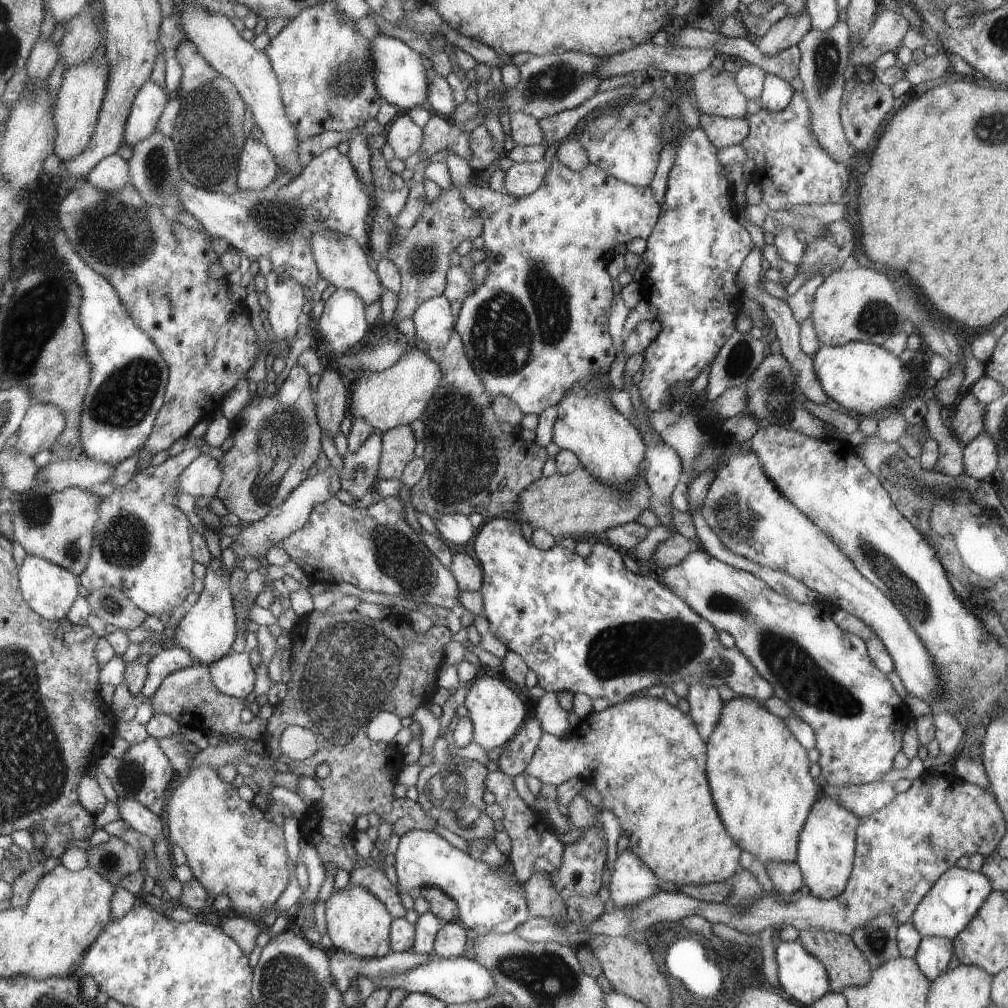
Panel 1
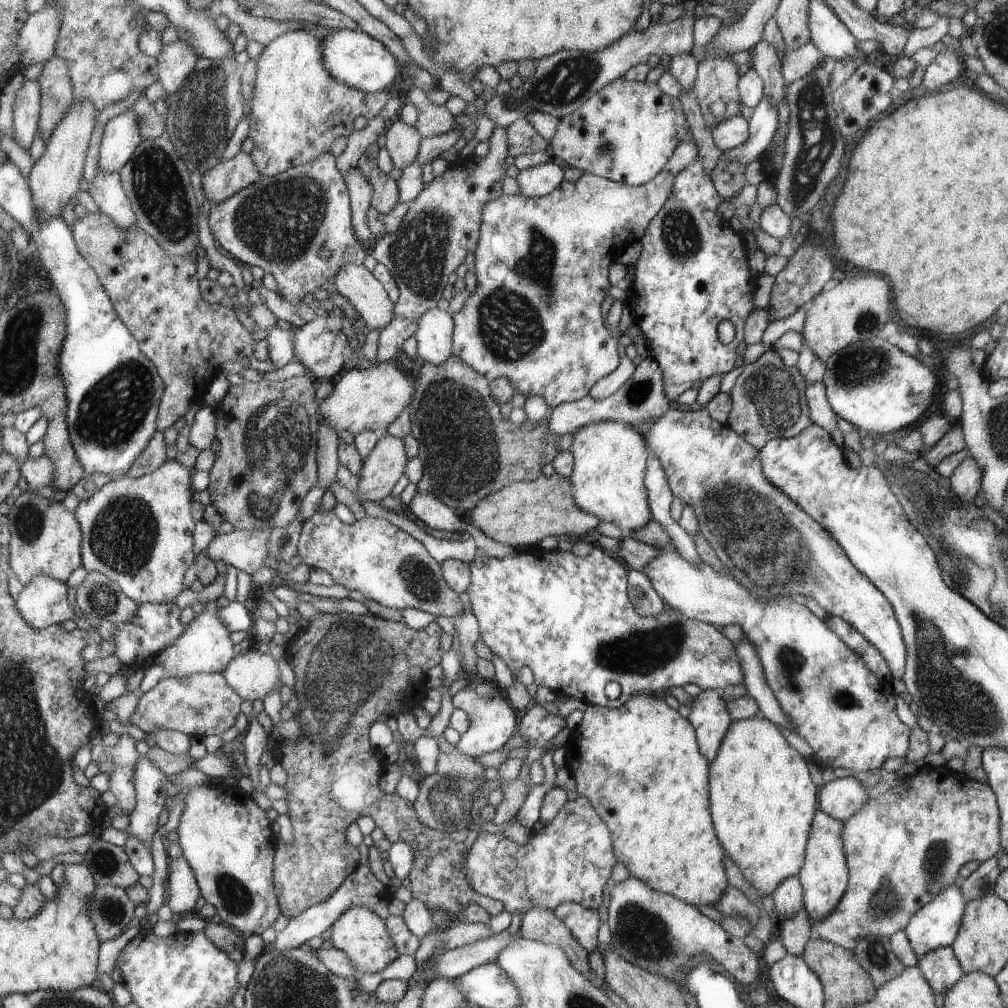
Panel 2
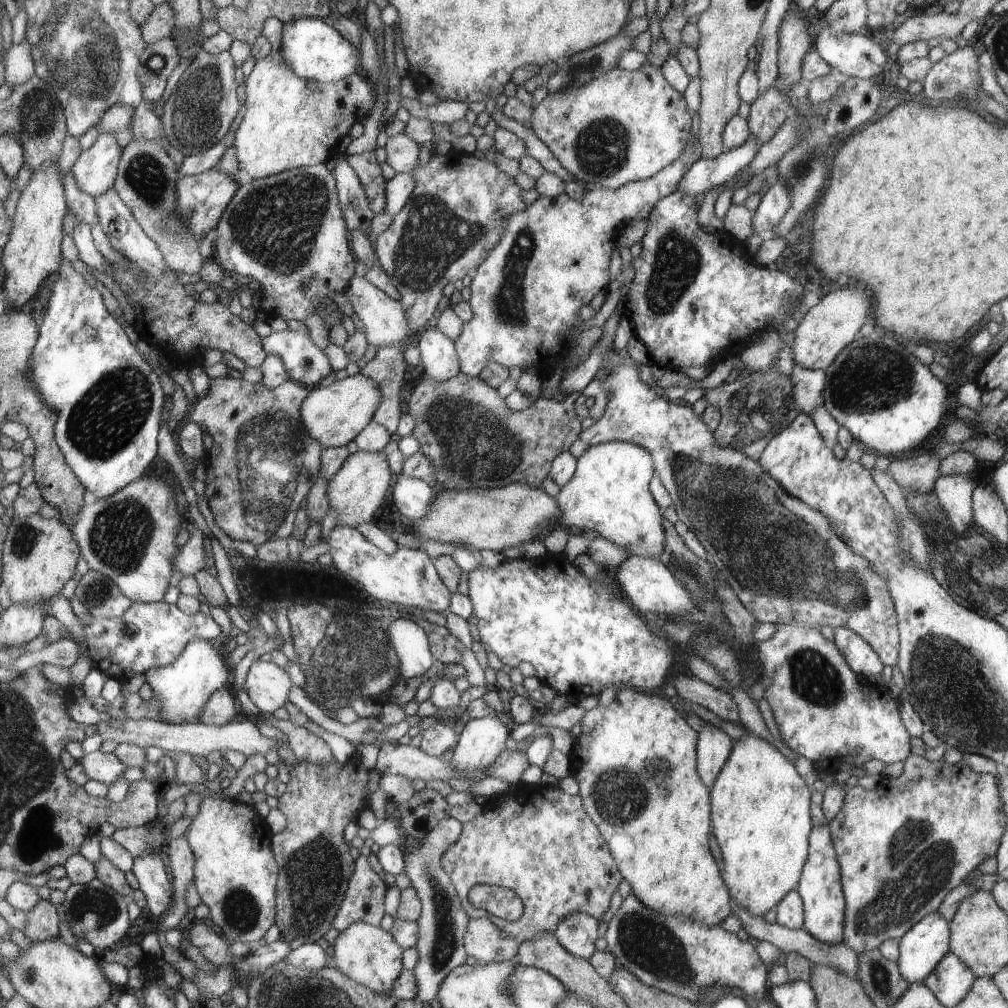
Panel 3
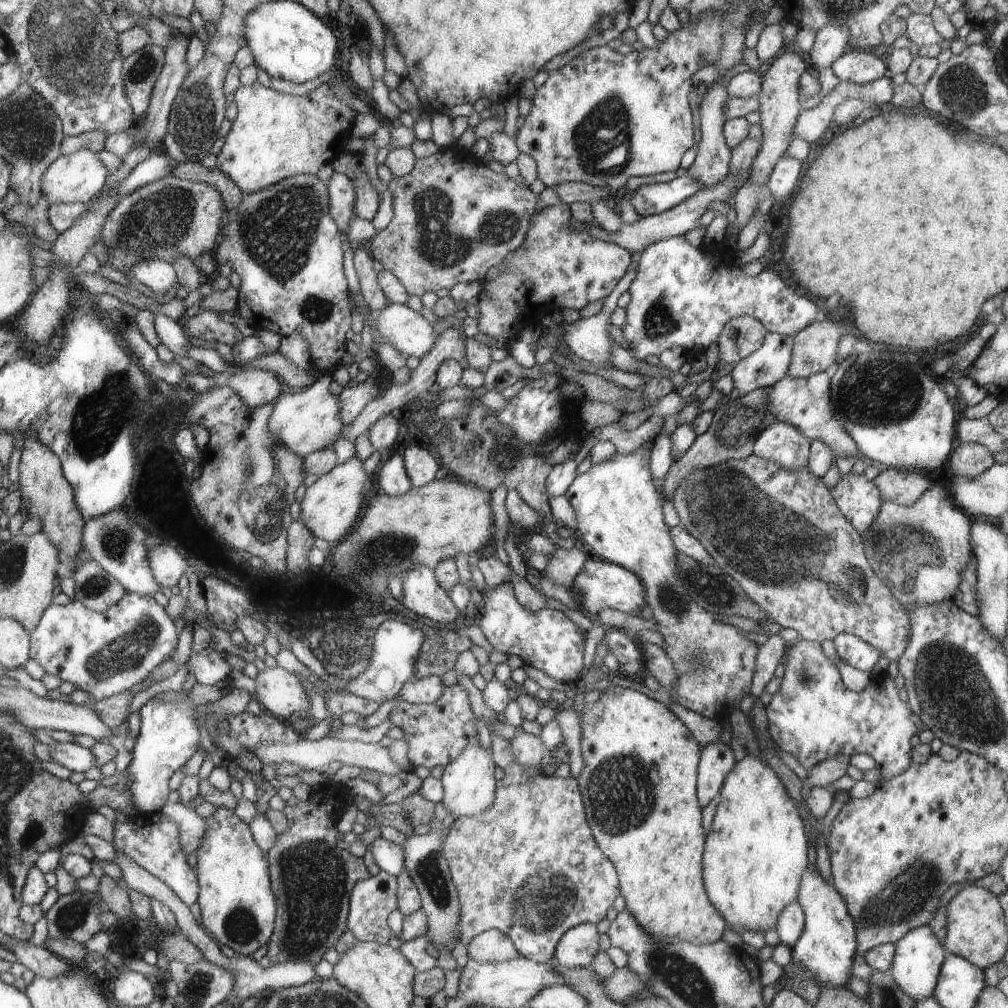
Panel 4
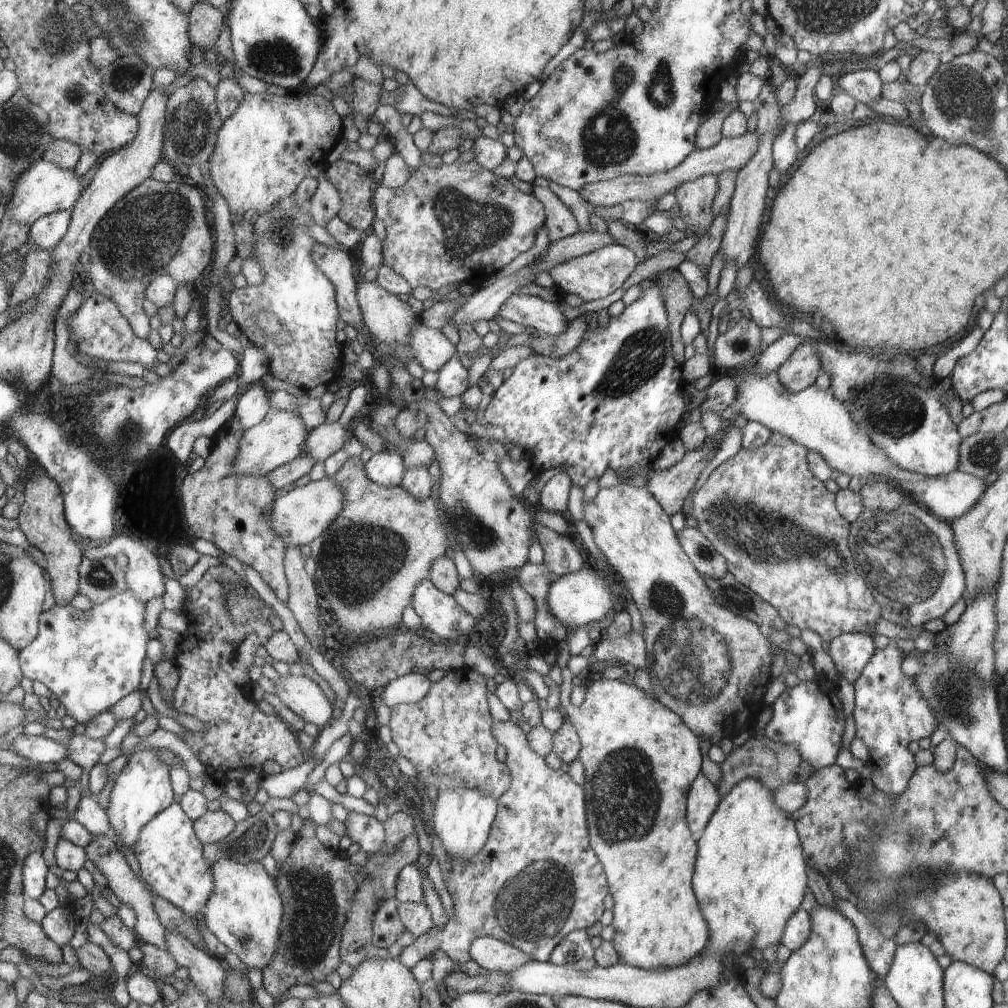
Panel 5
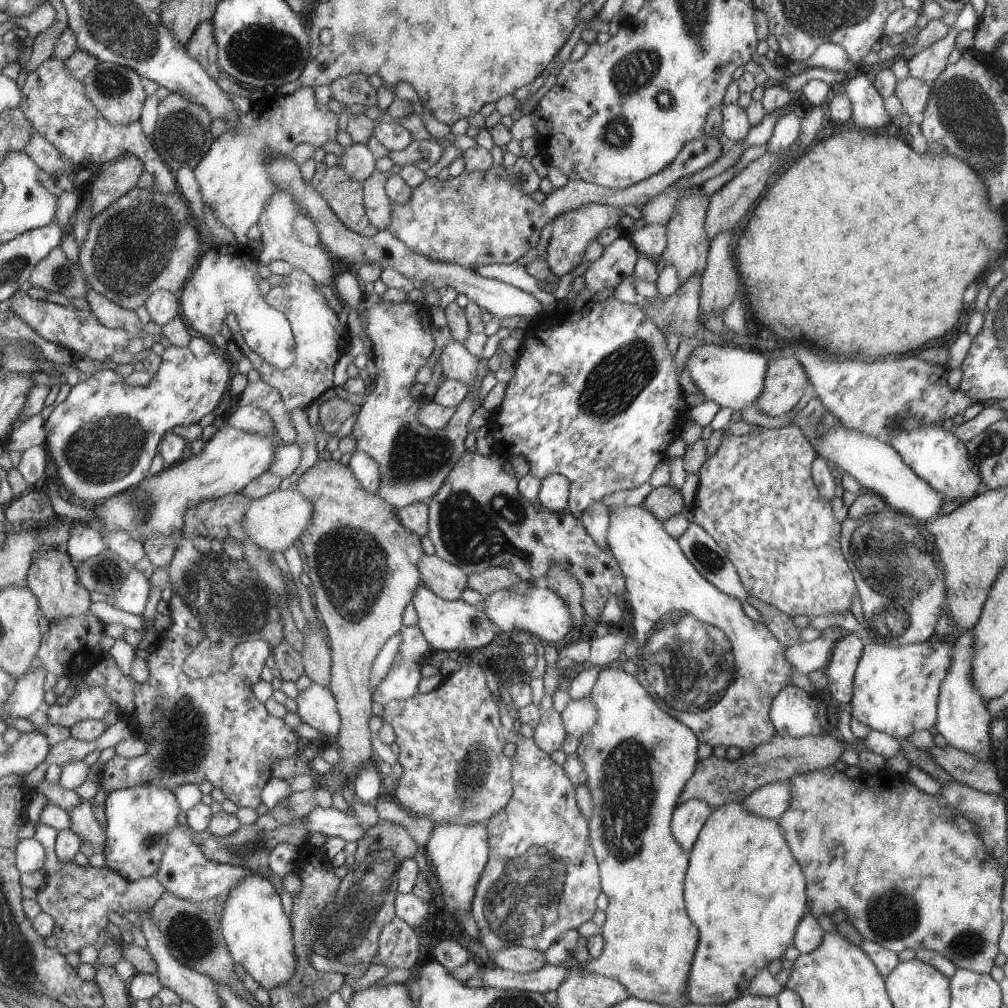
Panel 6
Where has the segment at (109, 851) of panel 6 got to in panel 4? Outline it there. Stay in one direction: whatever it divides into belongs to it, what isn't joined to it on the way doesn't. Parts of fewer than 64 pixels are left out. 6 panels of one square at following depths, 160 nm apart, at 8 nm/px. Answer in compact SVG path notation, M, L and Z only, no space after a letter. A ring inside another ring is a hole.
M187 693L180 702L161 702L149 700L139 710L141 725L135 745L131 750L132 758L127 772L129 800L137 809L138 815L149 815L160 812L168 801L170 794L169 780L172 774L182 769L193 754L196 754L200 743L200 732L196 722L196 707L190 704Z

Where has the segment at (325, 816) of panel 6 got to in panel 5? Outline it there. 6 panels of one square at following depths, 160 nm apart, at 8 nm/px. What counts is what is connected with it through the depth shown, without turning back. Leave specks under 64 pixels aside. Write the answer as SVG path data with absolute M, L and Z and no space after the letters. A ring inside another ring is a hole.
M350 811L343 823L347 836L368 855L377 853L384 844L384 825L374 815Z

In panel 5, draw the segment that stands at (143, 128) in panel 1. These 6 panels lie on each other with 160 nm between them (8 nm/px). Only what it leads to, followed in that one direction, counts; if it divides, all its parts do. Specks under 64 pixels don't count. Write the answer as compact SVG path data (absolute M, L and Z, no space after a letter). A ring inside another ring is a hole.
M40 159L31 164L14 182L4 217L7 213L16 223L31 227L40 217L66 209L70 211L83 190L81 180L73 170L66 170L56 163Z

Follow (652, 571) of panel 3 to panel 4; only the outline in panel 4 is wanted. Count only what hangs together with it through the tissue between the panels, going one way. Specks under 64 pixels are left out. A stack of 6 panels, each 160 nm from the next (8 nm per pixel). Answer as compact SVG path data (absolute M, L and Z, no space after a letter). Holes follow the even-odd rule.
M591 555L585 562L584 569L574 577L573 585L578 590L579 606L586 613L585 619L588 621L594 621L604 609L636 614L645 606L645 586L637 575L626 570L626 567L594 558Z

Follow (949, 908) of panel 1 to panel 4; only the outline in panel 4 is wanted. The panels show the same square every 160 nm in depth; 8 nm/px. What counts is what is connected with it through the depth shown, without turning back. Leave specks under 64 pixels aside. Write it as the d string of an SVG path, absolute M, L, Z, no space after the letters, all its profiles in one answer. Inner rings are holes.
M924 925L910 930L900 941L895 942L894 946L895 953L888 973L894 979L896 986L916 1003L924 1001L925 998L934 997L938 975L945 956L948 954L944 944L940 944L932 929Z

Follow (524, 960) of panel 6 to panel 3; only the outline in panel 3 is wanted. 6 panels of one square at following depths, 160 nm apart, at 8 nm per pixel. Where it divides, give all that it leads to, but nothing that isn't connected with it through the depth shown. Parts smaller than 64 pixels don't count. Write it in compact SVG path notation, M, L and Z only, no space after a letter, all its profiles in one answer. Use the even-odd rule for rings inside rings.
M487 918L471 919L465 934L465 949L480 963L504 963L519 954L519 942Z

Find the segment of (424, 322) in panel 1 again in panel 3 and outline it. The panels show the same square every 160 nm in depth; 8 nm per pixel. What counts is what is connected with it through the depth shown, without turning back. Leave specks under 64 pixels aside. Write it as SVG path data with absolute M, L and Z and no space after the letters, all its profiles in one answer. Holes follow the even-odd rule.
M426 326L418 334L415 344L421 350L420 365L425 374L437 381L451 379L461 372L456 342L436 327Z

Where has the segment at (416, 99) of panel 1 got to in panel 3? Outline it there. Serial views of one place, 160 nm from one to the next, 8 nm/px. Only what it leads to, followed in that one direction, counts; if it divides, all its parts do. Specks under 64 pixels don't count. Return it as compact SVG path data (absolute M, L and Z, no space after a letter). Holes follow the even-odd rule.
M294 17L291 21L283 24L281 34L281 44L279 46L279 54L283 63L302 79L313 80L316 82L327 83L347 80L351 74L357 74L356 69L361 65L361 54L358 48L353 46L341 31L332 28L331 24L326 24L320 17Z

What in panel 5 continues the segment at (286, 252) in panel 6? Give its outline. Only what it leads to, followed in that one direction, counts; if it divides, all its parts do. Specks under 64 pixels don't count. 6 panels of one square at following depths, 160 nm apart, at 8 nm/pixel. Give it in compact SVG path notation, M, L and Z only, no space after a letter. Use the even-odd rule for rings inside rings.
M314 243L311 257L318 270L336 287L336 300L341 309L342 320L360 330L363 327L363 318L356 292L358 278L355 278L356 266L350 252L344 248Z

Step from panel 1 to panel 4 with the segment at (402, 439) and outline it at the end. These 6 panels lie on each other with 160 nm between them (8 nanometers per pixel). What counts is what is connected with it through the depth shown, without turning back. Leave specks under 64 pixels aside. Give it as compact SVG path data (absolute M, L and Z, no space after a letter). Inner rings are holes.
M354 456L345 463L336 465L330 472L319 476L305 491L305 496L299 503L298 520L307 526L315 538L323 538L334 544L338 539L346 536L349 530L359 520L364 508L364 494L366 482L370 476L360 466L360 460Z

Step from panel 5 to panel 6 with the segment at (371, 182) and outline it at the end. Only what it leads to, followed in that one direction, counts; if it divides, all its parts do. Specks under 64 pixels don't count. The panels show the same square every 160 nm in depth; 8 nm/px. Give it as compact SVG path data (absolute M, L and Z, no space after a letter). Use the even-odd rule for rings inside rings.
M324 161L318 163L311 185L348 230L365 237L373 237L380 232L366 214L363 183L352 180L340 165L330 167Z

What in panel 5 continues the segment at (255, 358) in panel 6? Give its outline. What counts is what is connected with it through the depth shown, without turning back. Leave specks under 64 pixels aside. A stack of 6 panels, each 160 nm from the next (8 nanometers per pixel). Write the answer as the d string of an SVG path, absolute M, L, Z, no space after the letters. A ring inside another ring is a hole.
M293 194L286 197L274 209L257 218L255 233L257 236L257 262L259 262L266 273L263 284L249 285L248 287L234 289L227 302L232 320L240 327L242 334L248 338L254 346L261 348L269 358L269 373L282 380L287 385L298 386L306 392L318 390L318 386L334 386L344 378L342 370L346 370L346 345L342 344L342 338L338 338L338 322L342 322L341 309L336 300L336 287L330 279L322 274L321 270L314 264L311 257L313 244L317 243L306 232L304 224L313 222L309 213L309 201L301 207L295 206ZM260 311L274 313L279 321L291 332L293 342L288 345L276 345L274 341L268 341L255 324L255 316Z

